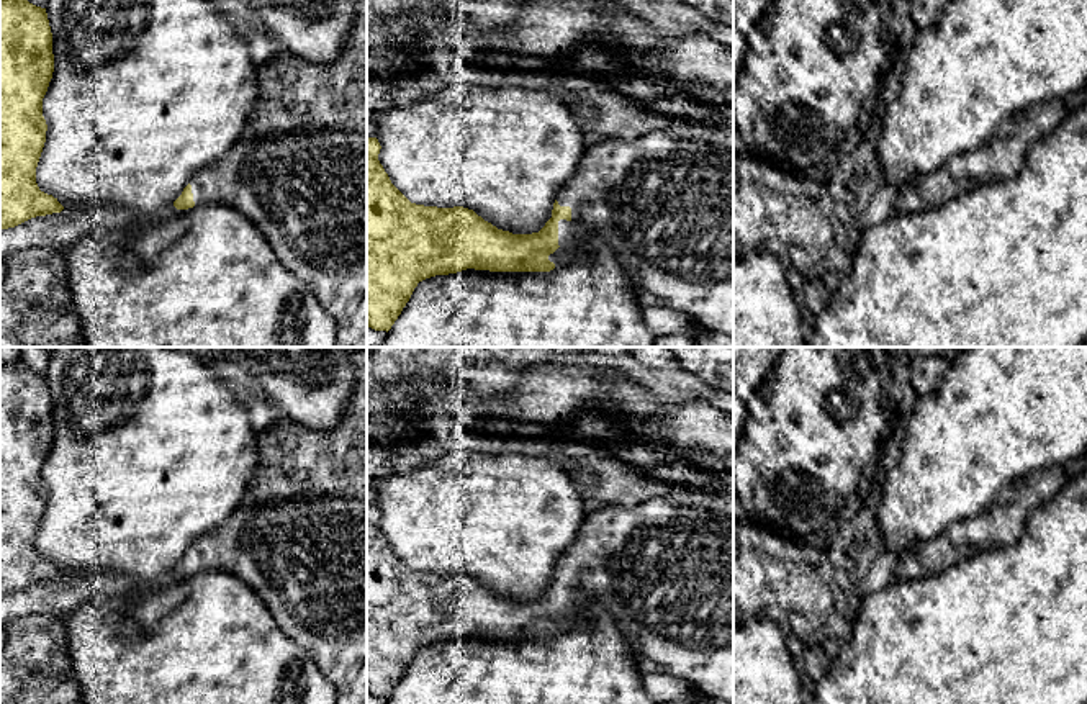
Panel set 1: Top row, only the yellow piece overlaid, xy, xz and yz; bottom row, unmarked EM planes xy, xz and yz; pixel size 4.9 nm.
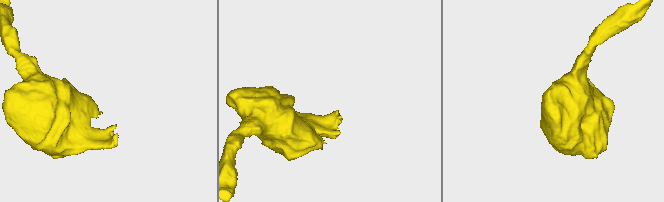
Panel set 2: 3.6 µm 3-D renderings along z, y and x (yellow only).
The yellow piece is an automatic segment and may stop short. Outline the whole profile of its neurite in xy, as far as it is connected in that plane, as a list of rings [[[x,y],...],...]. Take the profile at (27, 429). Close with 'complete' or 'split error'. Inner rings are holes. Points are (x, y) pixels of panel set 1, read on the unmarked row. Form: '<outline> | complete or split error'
[[[23,359],[16,363],[0,362],[0,596],[64,576],[57,565],[41,558],[36,550],[47,498],[43,465],[52,439],[52,399],[46,375],[29,370]]] | complete

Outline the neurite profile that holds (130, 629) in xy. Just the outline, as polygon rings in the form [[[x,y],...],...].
[[[124,616],[120,624],[120,637],[123,640],[139,640],[146,637],[146,632],[136,621],[133,621],[129,616]]]

